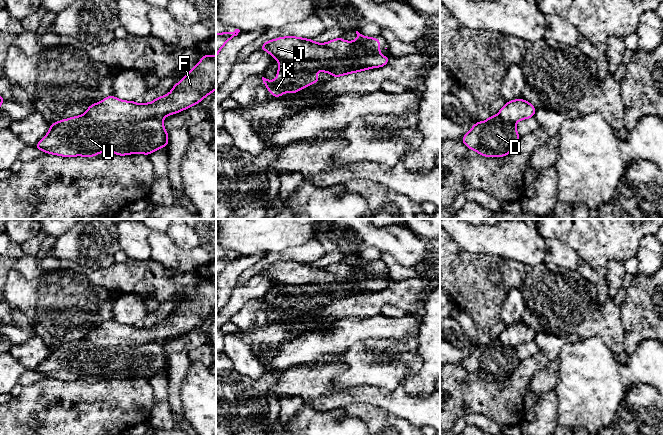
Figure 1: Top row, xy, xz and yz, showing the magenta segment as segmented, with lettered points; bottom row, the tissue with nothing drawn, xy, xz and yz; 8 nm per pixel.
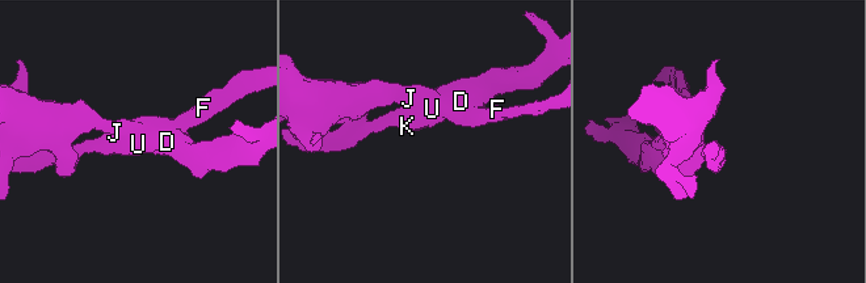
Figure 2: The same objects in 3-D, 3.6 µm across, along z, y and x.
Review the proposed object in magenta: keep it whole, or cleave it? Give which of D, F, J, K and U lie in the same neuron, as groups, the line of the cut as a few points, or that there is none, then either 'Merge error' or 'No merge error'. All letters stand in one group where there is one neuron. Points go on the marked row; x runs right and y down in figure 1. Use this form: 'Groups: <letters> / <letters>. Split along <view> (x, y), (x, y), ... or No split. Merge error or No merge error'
Groups: D K U / F J. Split along xy (83, 114), (95, 121), (108, 123), (132, 123), (163, 118). Merge error

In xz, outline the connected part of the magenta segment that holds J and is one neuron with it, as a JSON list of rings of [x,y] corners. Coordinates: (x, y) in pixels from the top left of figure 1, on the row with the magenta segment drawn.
[[[295,36],[279,37],[266,41],[260,48],[268,52],[275,60],[316,60],[322,63],[333,77],[357,73],[371,68],[363,68],[355,61],[343,59],[338,52],[314,42]]]

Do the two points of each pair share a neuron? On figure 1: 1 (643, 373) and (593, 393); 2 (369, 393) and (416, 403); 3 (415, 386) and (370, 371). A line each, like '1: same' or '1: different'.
1: same
2: same
3: different

